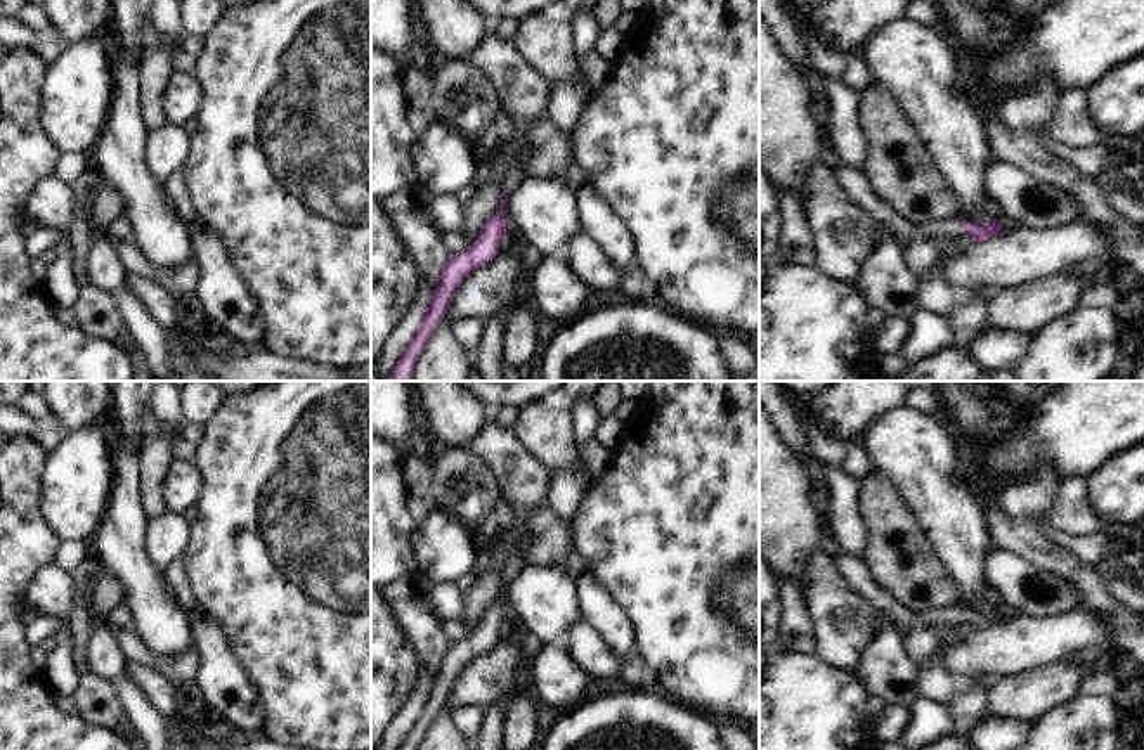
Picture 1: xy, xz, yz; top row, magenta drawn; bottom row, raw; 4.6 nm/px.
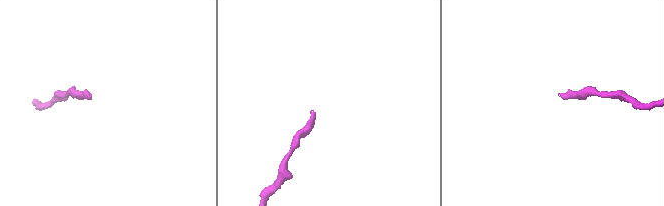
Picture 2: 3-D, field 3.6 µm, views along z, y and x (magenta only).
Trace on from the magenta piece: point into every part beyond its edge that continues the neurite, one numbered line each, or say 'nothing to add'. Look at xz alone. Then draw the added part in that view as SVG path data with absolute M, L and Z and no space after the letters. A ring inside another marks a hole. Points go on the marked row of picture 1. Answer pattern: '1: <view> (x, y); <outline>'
1: xz (513, 177); M511 166L506 173L506 182L504 182L504 194L510 194L523 178L527 178L527 173Z

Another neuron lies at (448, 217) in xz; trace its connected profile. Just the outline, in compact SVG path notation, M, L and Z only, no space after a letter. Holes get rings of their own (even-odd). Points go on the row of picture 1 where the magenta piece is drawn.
M454 194L425 196L423 199L439 236L461 232L465 213Z

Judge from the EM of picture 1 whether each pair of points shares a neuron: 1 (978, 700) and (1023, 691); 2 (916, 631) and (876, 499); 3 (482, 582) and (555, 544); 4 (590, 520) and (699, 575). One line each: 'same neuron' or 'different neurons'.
1: different neurons
2: different neurons
3: same neuron
4: same neuron

